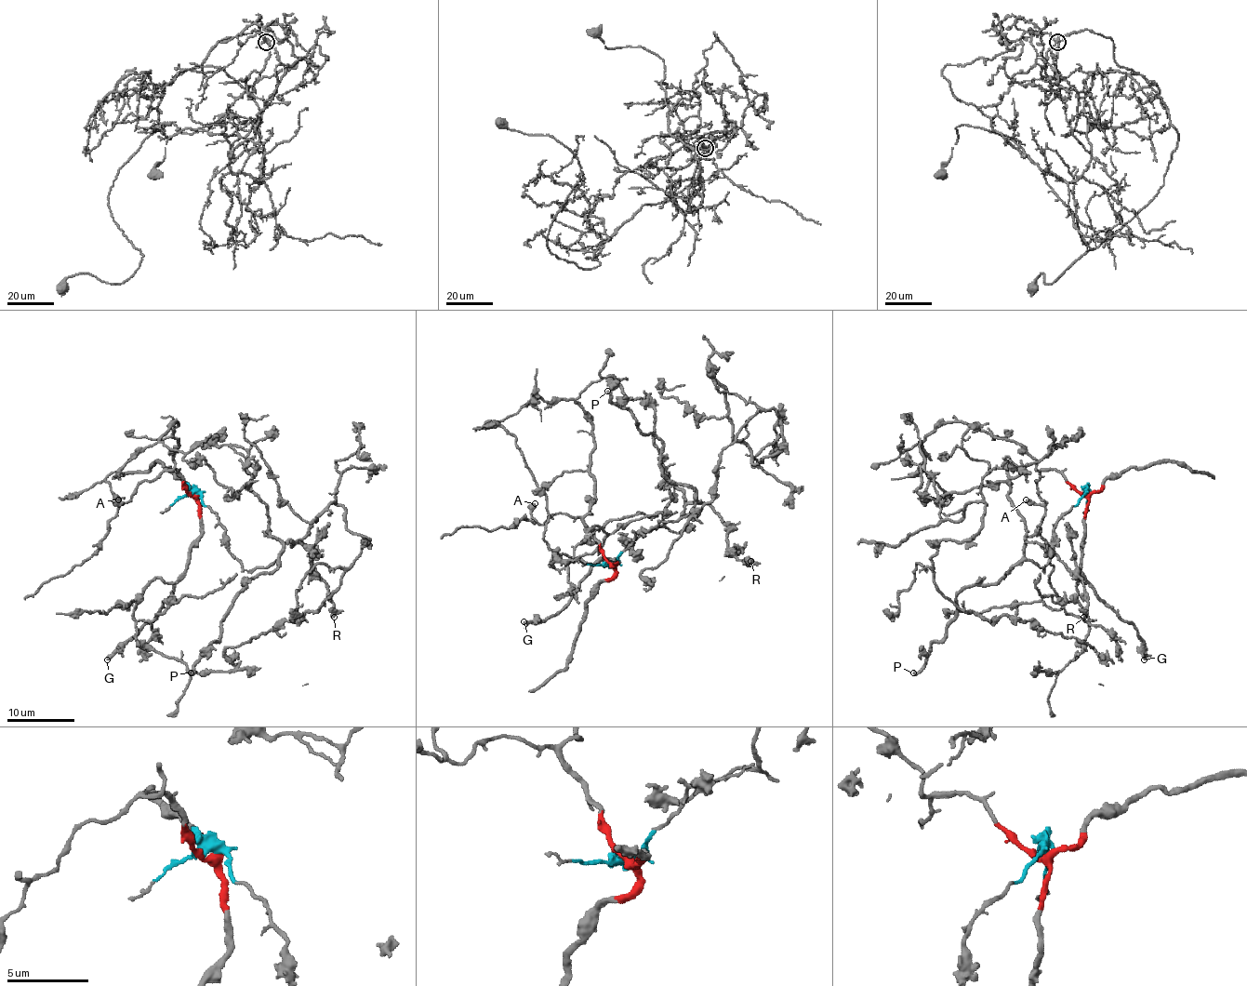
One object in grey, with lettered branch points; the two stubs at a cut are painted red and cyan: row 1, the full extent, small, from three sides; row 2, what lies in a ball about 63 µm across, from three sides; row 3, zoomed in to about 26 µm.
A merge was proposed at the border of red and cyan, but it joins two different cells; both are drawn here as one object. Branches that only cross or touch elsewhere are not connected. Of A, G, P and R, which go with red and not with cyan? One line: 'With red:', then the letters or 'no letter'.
With red: A, G

